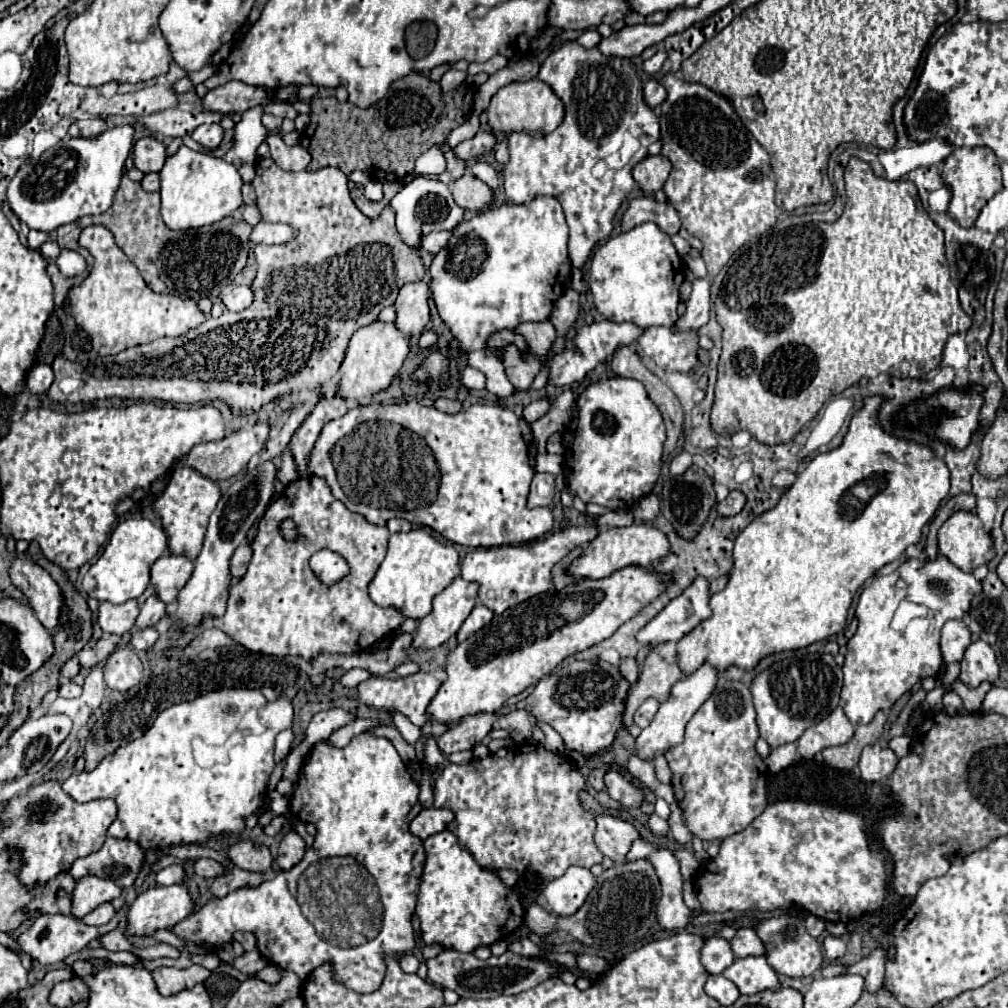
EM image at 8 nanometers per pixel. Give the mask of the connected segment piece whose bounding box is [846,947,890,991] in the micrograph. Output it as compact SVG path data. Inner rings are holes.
M876 947L870 951L862 961L854 963L848 967L846 973L858 973L866 979L866 991L876 991L878 987L868 987L868 983L884 983L884 973L886 973L886 963L888 963L888 951L884 947Z

